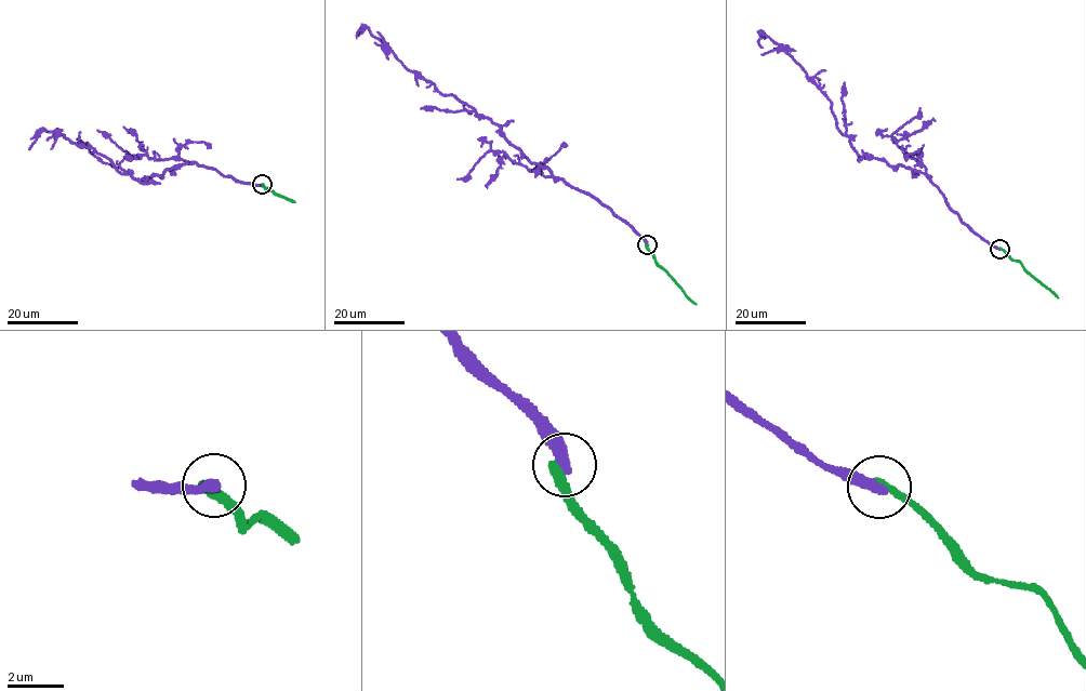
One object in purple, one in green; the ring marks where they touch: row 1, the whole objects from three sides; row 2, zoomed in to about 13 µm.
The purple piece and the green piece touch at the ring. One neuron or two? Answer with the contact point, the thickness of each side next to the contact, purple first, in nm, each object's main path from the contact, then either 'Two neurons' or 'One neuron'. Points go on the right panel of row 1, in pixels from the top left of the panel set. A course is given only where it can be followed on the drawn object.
Place: (1000, 249). Thickness 400 nm (purple) against 320 nm. Course of purple: (1000, 249), (962, 221), (923, 173), (861, 157), (806, 71), (764, 34), (763, 48). Course of green: (1000, 248), (1058, 297). Two neurons

